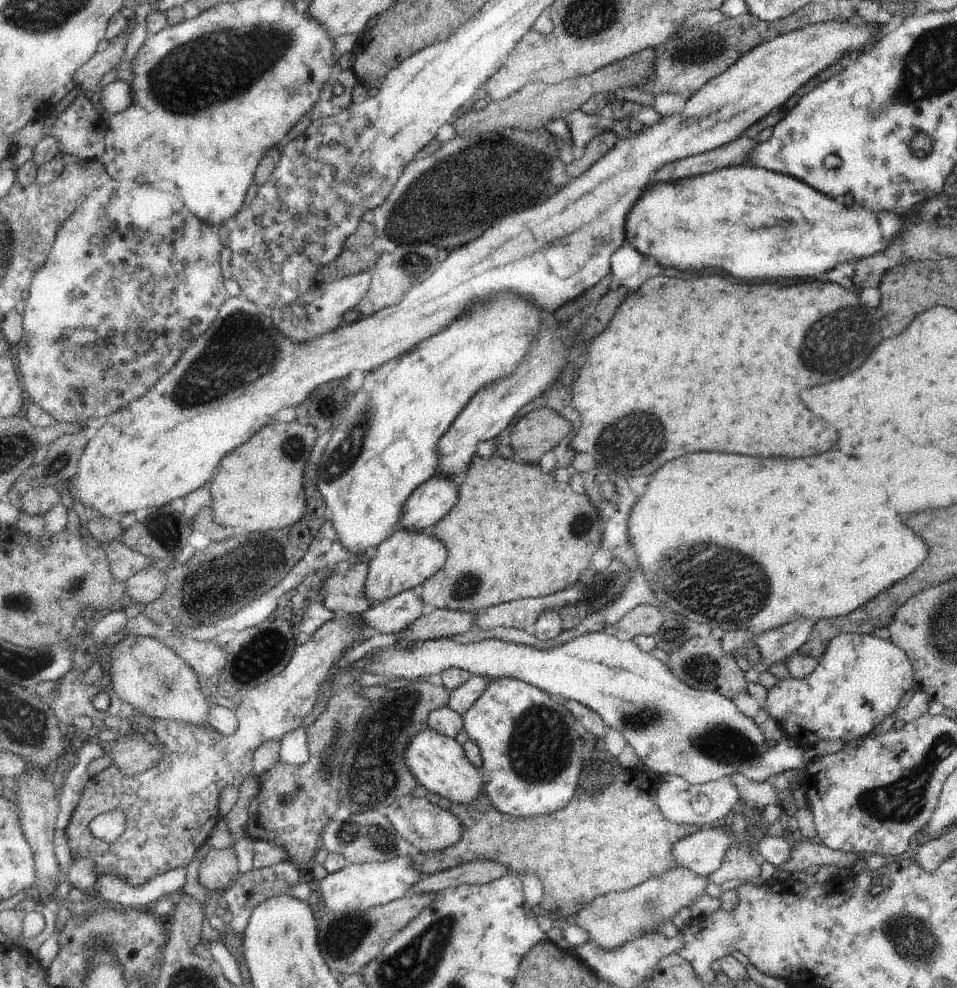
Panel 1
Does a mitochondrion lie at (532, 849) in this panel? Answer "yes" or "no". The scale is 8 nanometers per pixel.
no

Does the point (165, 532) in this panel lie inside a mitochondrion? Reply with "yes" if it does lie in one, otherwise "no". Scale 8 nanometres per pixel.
yes

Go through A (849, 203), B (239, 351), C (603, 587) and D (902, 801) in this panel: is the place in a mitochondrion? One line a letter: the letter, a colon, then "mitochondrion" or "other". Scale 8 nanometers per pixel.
A: other
B: mitochondrion
C: mitochondrion
D: mitochondrion

